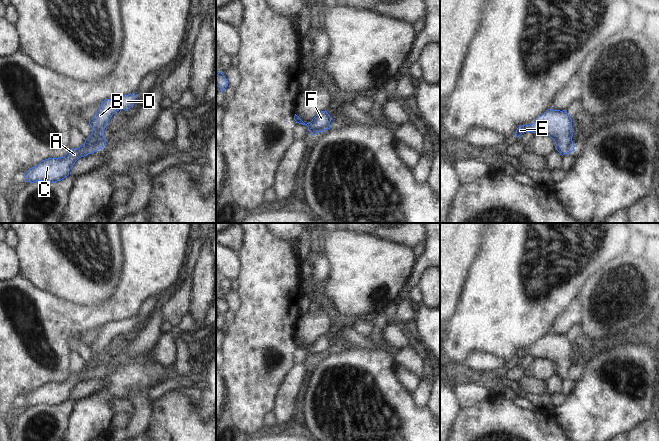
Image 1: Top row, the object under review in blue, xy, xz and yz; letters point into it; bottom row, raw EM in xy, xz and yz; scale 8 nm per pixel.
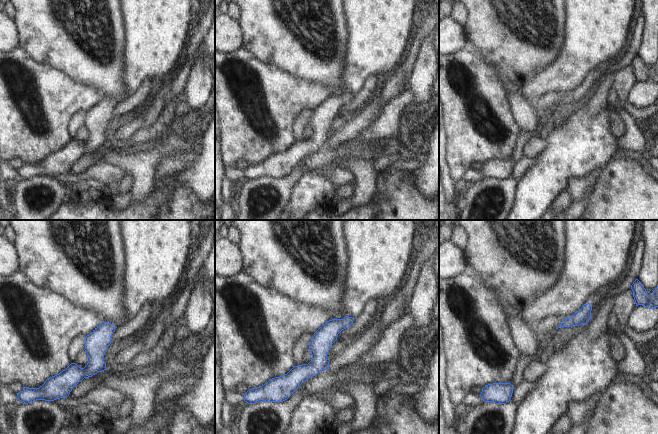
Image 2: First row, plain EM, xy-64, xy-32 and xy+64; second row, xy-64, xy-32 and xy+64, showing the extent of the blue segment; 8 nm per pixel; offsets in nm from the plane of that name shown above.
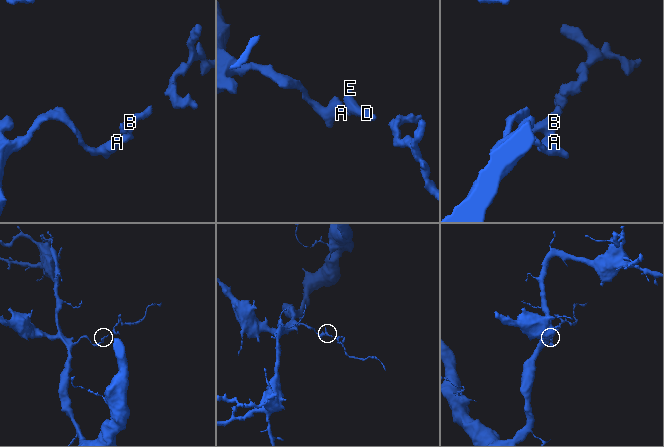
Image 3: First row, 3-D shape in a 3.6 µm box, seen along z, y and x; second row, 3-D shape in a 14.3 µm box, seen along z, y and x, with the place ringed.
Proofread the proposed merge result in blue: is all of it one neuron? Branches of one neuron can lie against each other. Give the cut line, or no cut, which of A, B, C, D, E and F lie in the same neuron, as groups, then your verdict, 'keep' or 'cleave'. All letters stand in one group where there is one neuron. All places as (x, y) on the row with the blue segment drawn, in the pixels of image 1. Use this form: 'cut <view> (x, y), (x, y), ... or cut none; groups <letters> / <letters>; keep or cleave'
cut none; groups A B C D E F; keep

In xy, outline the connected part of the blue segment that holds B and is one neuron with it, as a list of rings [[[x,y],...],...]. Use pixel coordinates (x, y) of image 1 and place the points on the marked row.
[[[135,93],[102,101],[100,108],[89,121],[92,133],[85,142],[78,148],[70,149],[64,157],[48,158],[35,167],[29,168],[24,173],[25,181],[30,183],[36,181],[55,183],[67,177],[70,169],[79,158],[92,154],[105,146],[104,129],[112,115],[121,109],[127,111],[134,103]]]

